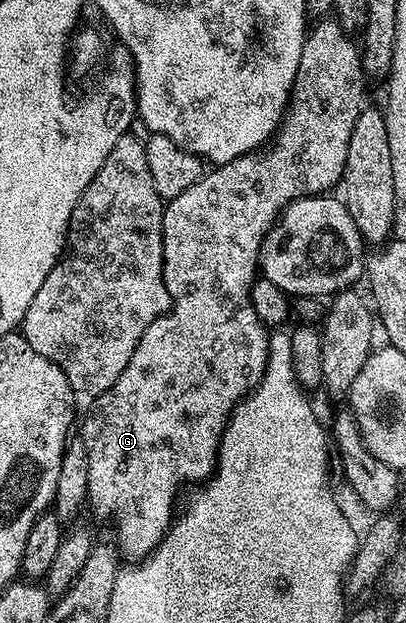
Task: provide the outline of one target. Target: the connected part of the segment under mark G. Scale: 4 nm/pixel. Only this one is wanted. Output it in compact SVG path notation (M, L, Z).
M320 19L316 26L307 30L304 46L302 47L302 59L298 59L298 73L296 82L292 84L292 93L288 96L288 107L281 121L279 129L274 134L274 140L267 147L261 147L255 153L243 153L238 159L234 159L225 165L217 165L209 168L203 177L194 183L194 187L186 187L182 195L167 202L164 207L164 282L166 291L172 300L172 308L167 313L162 313L138 339L138 347L134 347L134 355L130 355L130 363L126 363L126 371L118 375L114 387L110 387L105 393L100 394L91 402L92 410L84 417L84 432L82 438L86 447L86 456L89 459L89 485L87 504L92 507L92 513L102 520L116 521L115 544L121 558L129 562L139 563L158 547L158 543L168 534L168 529L174 520L172 508L176 505L176 492L180 485L195 486L203 483L212 475L216 467L216 454L220 452L220 440L236 404L243 401L249 393L255 389L256 384L262 379L264 368L268 362L268 338L269 330L255 314L251 305L251 289L253 282L258 277L258 262L260 260L260 248L264 242L264 236L271 231L281 211L292 201L300 197L324 195L335 190L340 184L340 176L346 167L346 147L350 147L350 131L354 131L354 119L358 119L362 108L360 100L364 97L364 68L360 66L360 51L357 42L347 33L340 22L335 19Z

